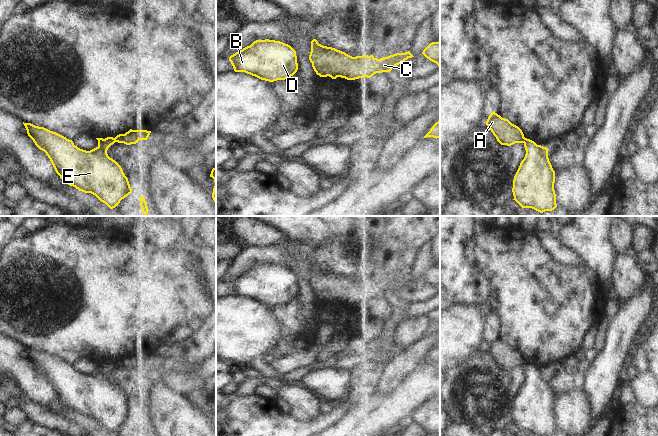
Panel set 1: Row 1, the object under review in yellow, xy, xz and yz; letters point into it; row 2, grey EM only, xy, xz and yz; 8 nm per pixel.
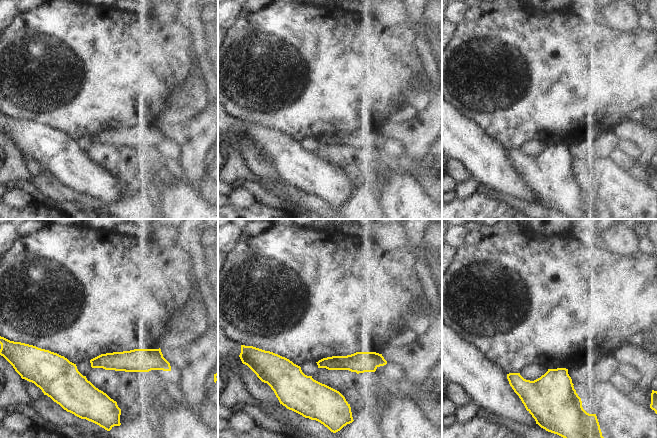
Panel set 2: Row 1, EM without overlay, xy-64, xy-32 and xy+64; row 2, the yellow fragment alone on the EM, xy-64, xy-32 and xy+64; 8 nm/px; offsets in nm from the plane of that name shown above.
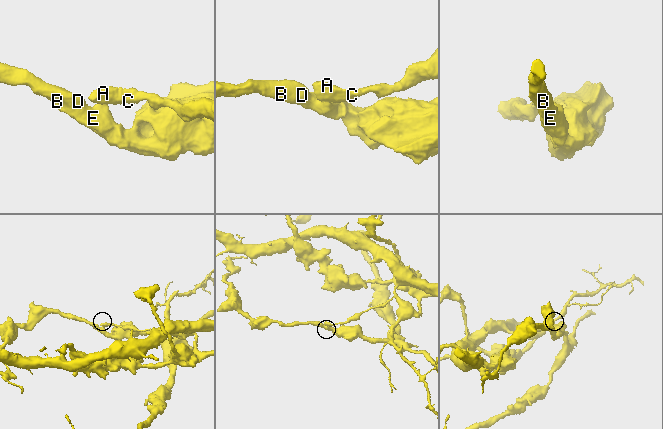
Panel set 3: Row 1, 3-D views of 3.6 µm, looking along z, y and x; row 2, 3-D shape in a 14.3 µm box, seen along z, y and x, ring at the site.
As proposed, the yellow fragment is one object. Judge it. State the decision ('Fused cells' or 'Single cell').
Fused cells.

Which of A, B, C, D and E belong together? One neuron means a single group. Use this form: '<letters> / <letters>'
A C / B D E

